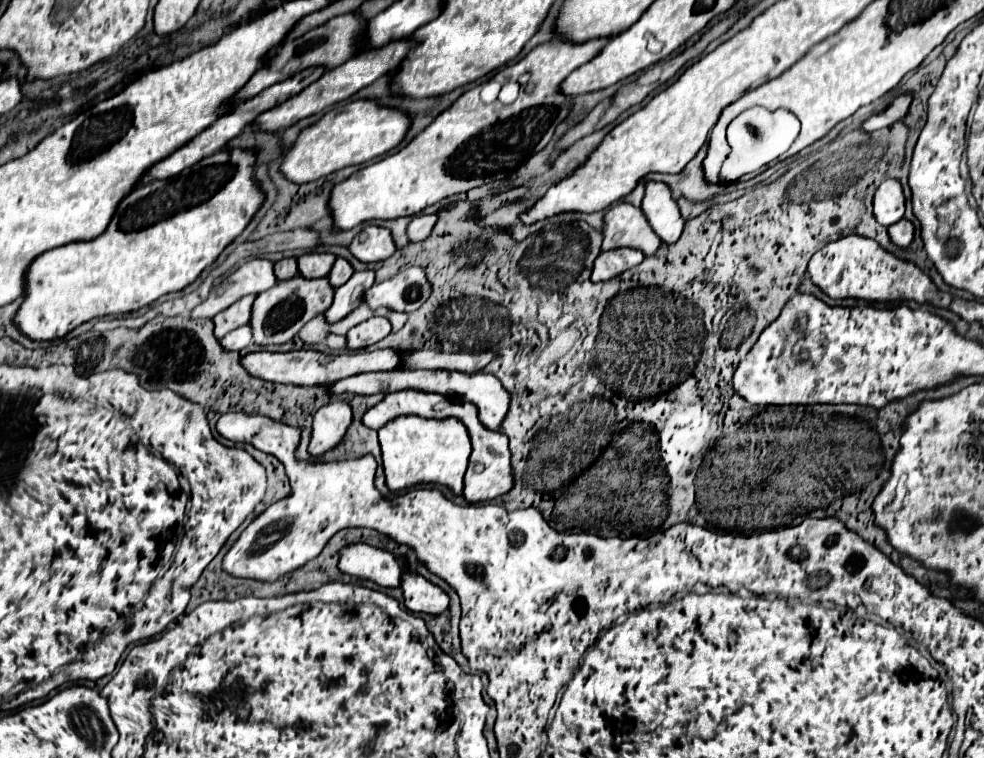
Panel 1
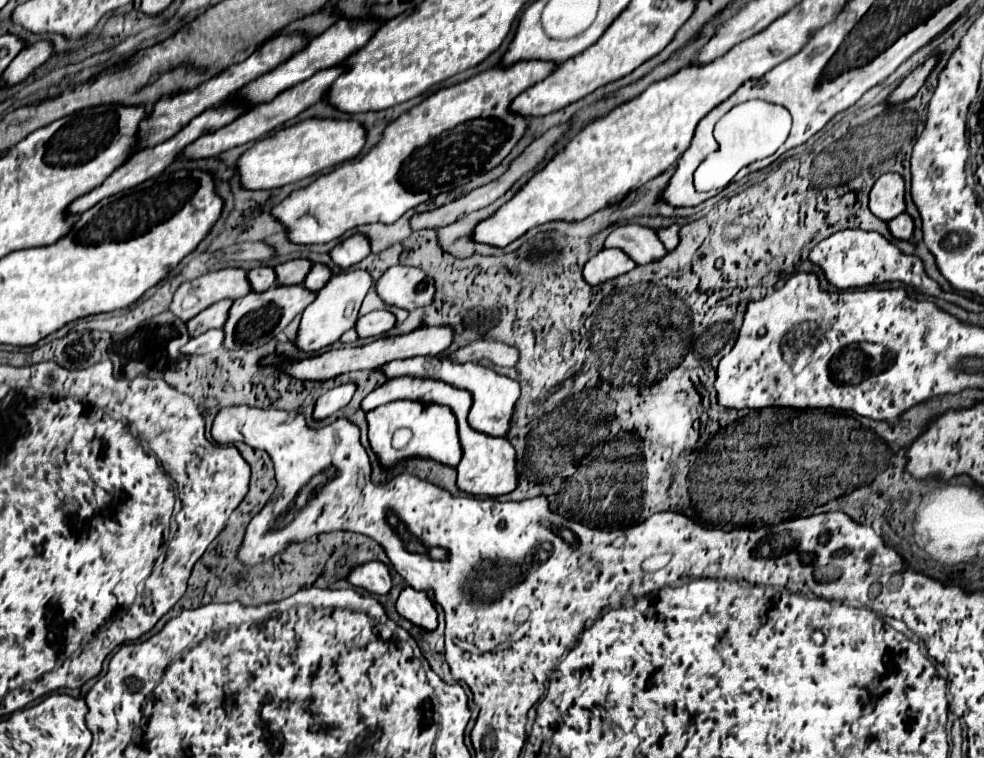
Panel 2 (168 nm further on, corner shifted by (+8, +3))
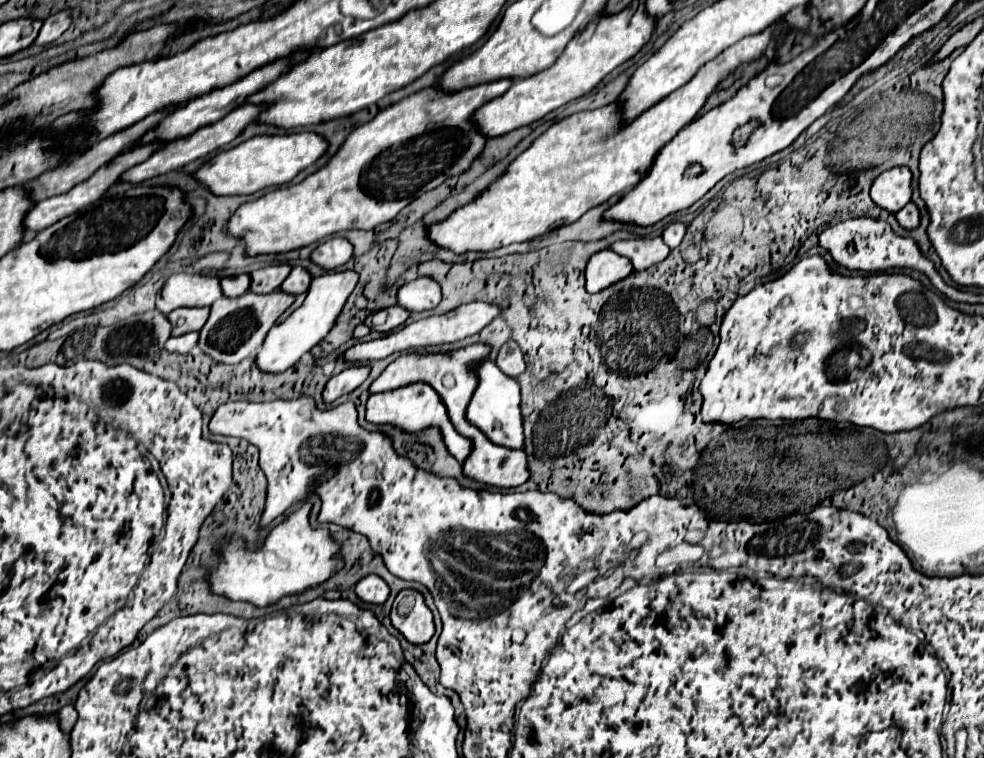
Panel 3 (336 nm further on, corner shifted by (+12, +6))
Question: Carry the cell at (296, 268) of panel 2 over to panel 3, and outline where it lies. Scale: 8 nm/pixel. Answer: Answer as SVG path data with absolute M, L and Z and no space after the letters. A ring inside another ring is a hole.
M276 264L276 266L262 268L262 270L254 270L250 274L250 292L254 292L254 294L274 292L276 288L280 288L280 284L290 274L290 270L292 268L288 264Z

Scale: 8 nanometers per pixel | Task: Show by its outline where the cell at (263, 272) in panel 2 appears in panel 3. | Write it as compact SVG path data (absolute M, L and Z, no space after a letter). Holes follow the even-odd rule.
M236 274L236 276L222 276L222 294L226 298L236 298L238 294L246 294L250 288L250 276L248 274Z

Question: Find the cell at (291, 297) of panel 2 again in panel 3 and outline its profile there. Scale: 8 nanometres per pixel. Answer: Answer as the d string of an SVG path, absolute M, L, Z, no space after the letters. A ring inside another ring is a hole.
M274 290L272 294L252 294L246 292L238 298L220 298L210 306L210 318L200 330L198 348L208 354L218 364L238 364L246 356L256 354L256 350L262 346L268 330L276 324L278 316L294 302L294 296L282 294L280 290Z

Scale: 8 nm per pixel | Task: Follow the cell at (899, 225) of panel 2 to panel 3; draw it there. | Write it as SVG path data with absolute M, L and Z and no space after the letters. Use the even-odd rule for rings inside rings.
M908 202L906 208L902 208L900 212L896 212L896 218L898 218L898 222L900 222L906 230L912 230L912 228L916 228L916 226L920 224L920 210L916 208L914 202Z

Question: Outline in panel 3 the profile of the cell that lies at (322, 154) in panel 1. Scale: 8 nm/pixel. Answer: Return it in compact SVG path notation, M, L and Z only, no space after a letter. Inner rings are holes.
M298 132L284 136L254 136L226 152L216 154L208 162L204 162L192 176L216 196L254 194L268 186L282 186L292 182L292 178L298 172L312 166L326 152L326 144L328 142L314 132Z

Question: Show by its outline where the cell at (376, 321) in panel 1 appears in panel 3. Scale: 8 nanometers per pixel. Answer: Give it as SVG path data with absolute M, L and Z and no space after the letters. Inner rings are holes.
M390 306L386 310L380 310L380 312L374 312L366 318L366 326L370 326L372 330L378 330L378 332L390 332L398 326L402 326L406 320L408 320L410 312L402 306Z

